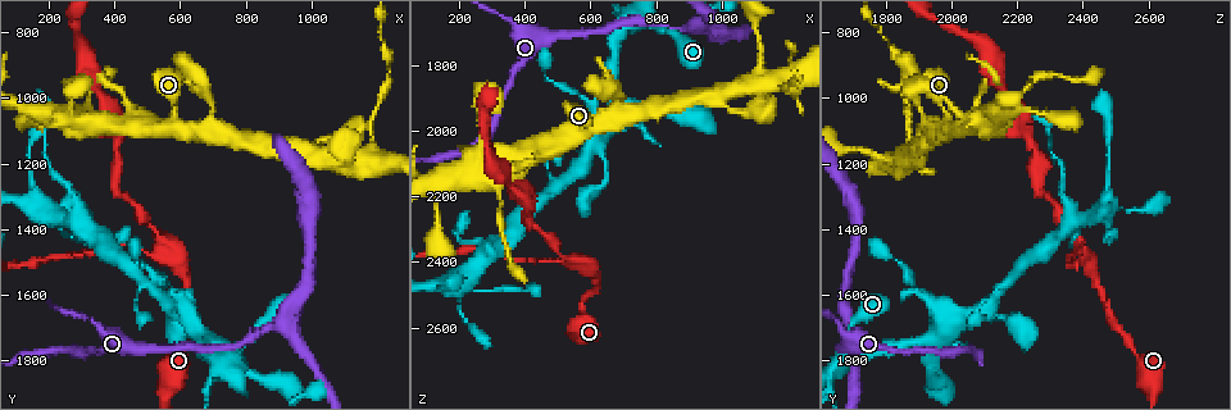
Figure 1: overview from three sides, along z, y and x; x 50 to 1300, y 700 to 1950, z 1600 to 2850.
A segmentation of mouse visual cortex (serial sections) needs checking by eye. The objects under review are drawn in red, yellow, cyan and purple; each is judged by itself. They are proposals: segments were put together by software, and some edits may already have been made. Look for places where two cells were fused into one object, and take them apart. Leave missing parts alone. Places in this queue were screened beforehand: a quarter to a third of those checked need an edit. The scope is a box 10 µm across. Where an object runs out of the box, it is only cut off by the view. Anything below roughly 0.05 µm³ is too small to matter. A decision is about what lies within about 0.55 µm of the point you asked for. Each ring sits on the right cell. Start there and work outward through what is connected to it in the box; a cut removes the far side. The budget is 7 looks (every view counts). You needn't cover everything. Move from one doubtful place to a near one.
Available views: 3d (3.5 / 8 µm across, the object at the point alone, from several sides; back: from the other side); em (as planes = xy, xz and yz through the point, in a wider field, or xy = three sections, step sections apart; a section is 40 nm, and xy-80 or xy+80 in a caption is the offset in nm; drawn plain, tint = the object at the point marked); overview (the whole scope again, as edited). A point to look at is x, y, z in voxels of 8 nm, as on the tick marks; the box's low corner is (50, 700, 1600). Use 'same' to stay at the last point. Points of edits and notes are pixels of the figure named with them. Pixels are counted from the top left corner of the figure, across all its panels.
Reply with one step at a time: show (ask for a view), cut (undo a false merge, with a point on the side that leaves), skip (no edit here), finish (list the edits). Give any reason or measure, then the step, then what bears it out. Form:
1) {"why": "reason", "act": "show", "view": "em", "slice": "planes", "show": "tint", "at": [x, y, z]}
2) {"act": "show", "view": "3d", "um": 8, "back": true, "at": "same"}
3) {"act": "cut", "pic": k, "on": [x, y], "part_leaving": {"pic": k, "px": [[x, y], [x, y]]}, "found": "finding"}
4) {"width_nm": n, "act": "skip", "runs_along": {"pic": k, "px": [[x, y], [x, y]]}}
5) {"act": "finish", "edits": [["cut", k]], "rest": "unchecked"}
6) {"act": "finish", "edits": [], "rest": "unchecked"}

{"why": "side arm on a straight run", "act": "show", "view": "3d", "um": 3.5, "at": [890, 1690, 1690]}

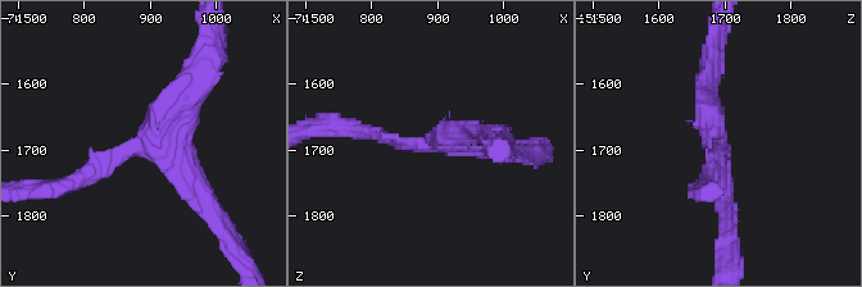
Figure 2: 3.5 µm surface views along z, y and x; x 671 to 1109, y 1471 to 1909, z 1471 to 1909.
{"arms": 3, "arm_widths_nm": [200, 250, 300], "why": "shape alone is not enough", "act": "show", "view": "em", "slice": "xy", "step": 5, "show": "tint", "at": [885, 1690, 1685]}

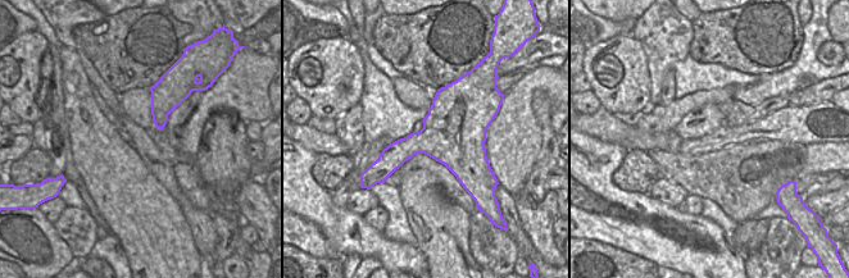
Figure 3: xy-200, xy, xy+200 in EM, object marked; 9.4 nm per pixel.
{"act": "skip", "runs_along": {"pic": 2, "px": [[71, 185], [137, 149], [193, 78]]}, "found": "all the same cell"}

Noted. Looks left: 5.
{"why": "branch point", "act": "show", "view": "3d", "um": 3.5, "at": [280, 1350, 2360]}

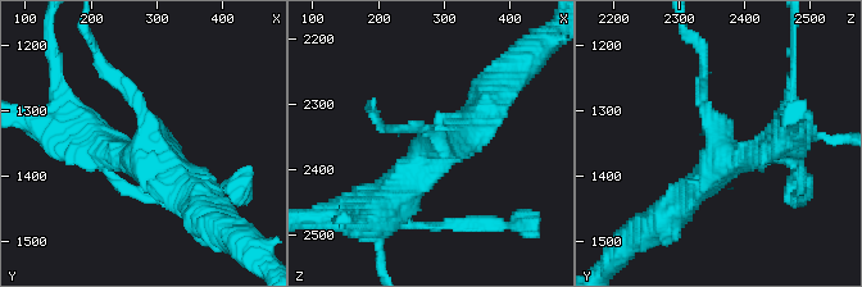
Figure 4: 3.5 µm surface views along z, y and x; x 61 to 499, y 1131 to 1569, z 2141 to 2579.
{"arms": 3, "arm_widths_nm": [150, 400, 400], "why": "need the tissue", "act": "show", "view": "em", "slice": "planes", "show": "tint", "at": [290, 1345, 2360]}

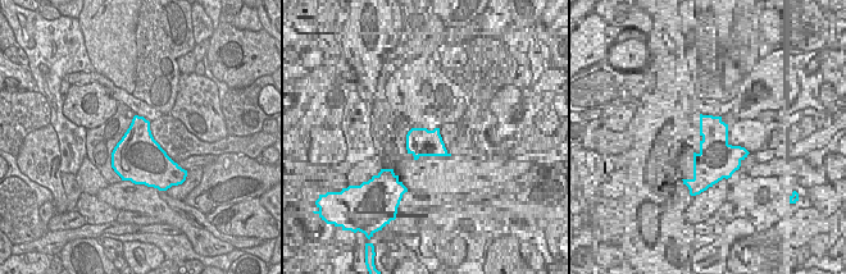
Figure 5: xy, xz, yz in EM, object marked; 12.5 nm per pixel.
{"act": "skip", "runs_along": {"pic": 4, "px": [[490, 99], [380, 206]]}, "found": "all the same cell"}

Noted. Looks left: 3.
{"why": "thick turns thin", "act": "show", "view": "3d", "um": 3.5, "at": [1180, 1100, 1880]}

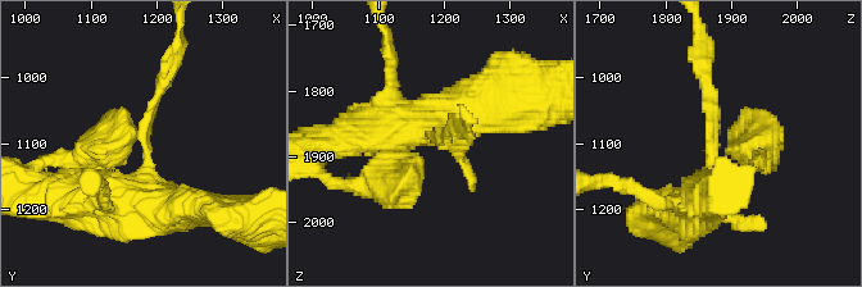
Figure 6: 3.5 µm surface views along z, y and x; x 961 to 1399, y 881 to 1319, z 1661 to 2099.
{"why": "now the EM", "act": "show", "view": "em", "slice": "xy", "step": 5, "show": "tint", "at": [1185, 1095, 1870]}

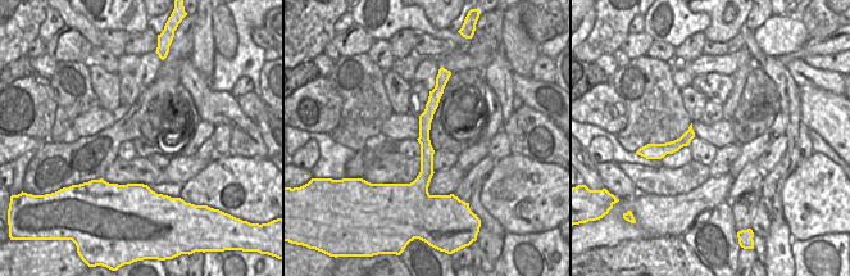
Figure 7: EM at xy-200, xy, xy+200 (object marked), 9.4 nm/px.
{"width_nm": 130, "act": "skip", "runs_along": {"pic": 6, "px": [[108, 197], [148, 174], [144, 123], [172, 59]]}, "found": "all the same cell"}

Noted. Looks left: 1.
{"act": "finish", "edits": [], "rest": "unchecked"}

